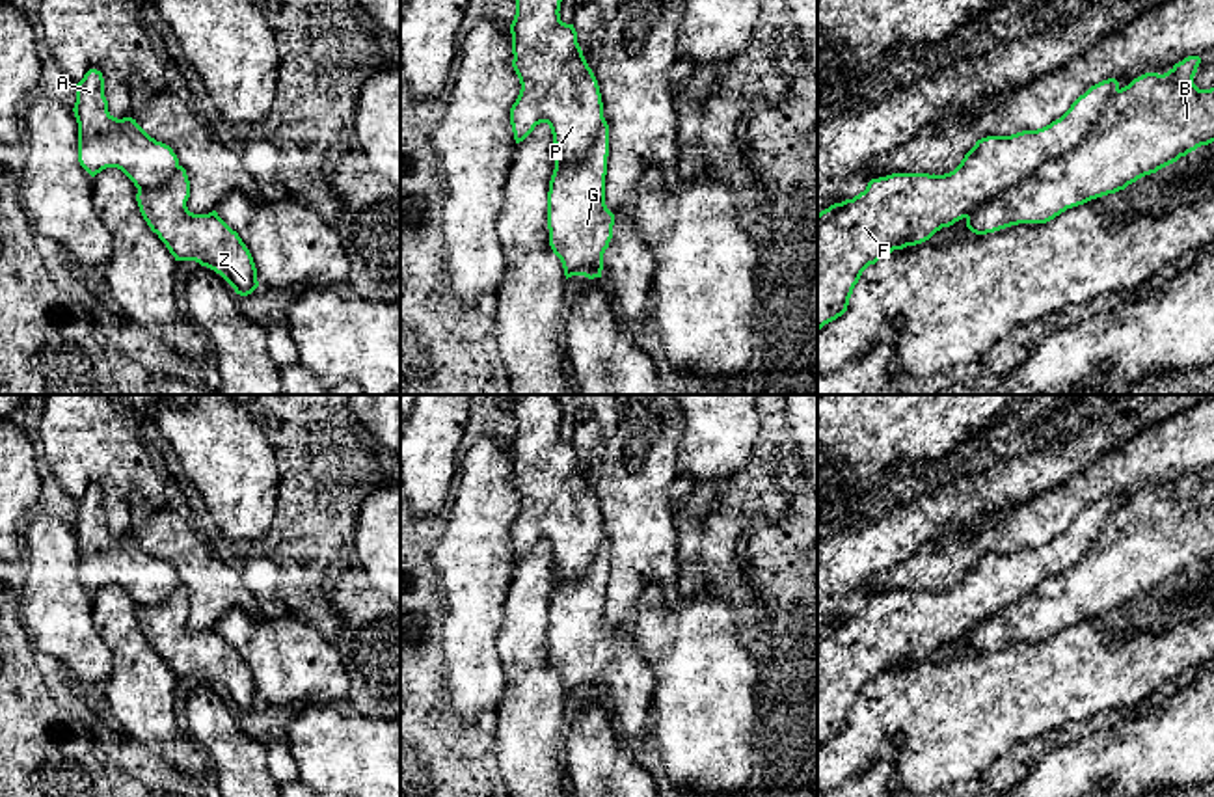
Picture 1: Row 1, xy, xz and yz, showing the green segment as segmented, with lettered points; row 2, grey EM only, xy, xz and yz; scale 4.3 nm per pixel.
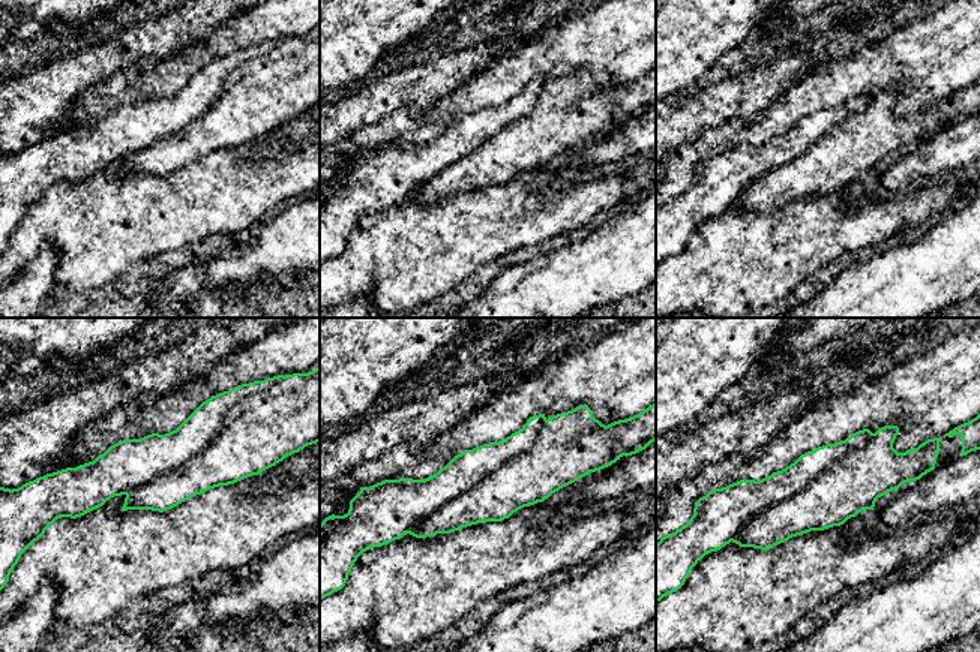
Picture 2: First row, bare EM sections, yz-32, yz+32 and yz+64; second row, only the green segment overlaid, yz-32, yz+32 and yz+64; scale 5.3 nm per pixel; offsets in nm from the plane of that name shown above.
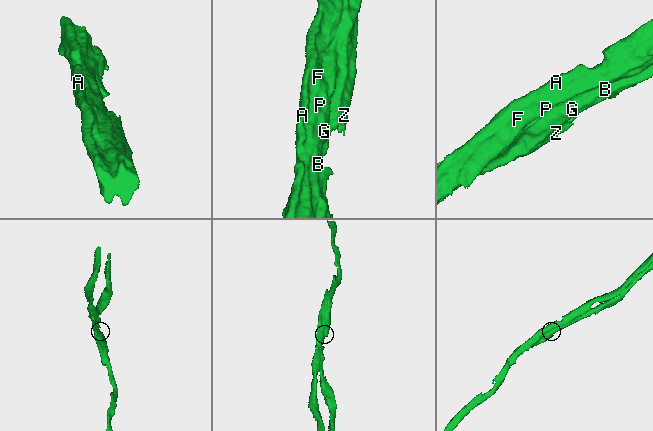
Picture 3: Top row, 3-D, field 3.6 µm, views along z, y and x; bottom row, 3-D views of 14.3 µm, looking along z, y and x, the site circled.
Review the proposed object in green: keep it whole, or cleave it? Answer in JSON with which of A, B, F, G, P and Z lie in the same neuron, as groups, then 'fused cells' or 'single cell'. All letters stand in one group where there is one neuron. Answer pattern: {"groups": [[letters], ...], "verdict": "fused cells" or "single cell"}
{"groups": [["A", "F", "P"], ["B", "G", "Z"]], "verdict": "fused cells"}

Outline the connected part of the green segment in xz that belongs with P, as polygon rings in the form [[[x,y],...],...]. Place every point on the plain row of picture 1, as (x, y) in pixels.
[[[521,395],[514,417],[512,484],[521,501],[510,525],[514,557],[519,561],[536,542],[547,540],[555,581],[575,581],[605,536],[598,497],[573,441],[560,438],[562,412],[555,395]]]

